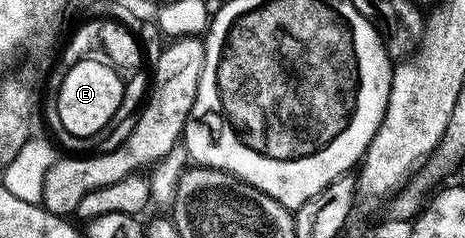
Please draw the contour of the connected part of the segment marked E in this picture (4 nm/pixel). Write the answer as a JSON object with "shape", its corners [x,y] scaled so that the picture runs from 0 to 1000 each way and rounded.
{"shape":[[[172,256],[161,282],[140,290],[131,378],[123,391],[123,492],[157,576],[200,576],[243,508],[269,408],[262,311],[249,307],[222,256]]]}

